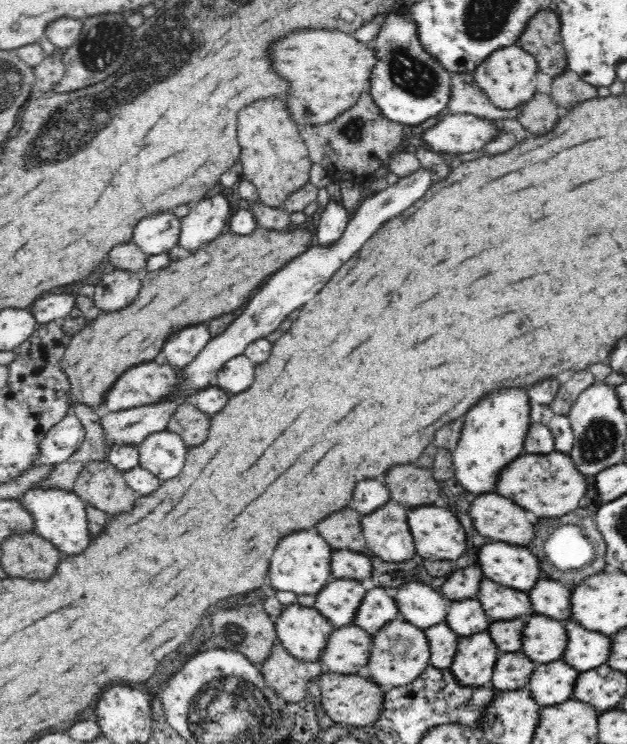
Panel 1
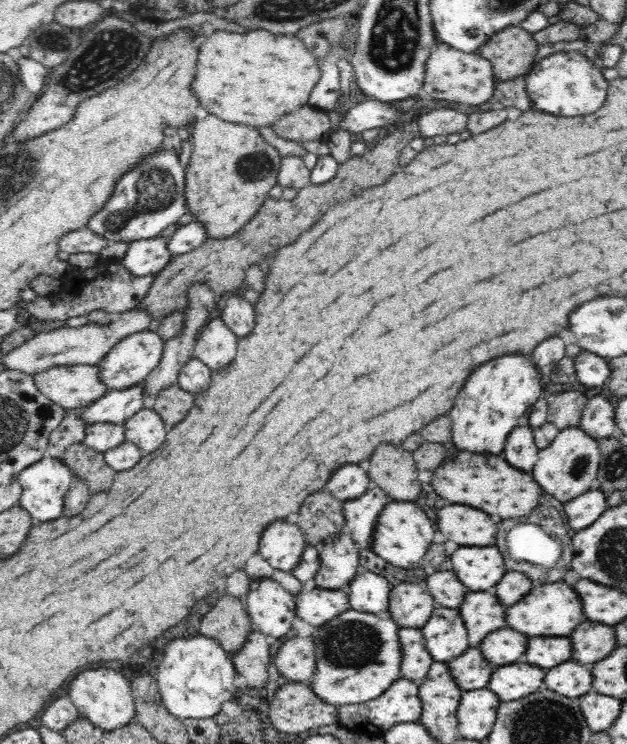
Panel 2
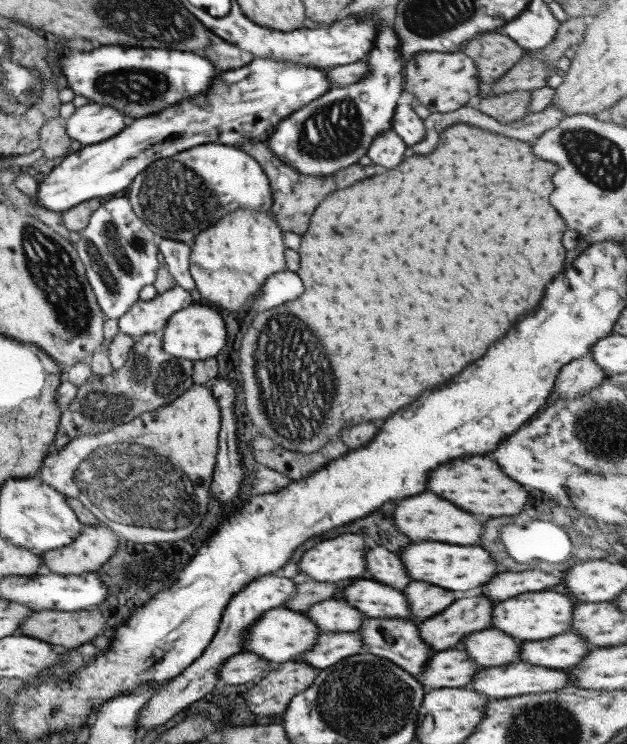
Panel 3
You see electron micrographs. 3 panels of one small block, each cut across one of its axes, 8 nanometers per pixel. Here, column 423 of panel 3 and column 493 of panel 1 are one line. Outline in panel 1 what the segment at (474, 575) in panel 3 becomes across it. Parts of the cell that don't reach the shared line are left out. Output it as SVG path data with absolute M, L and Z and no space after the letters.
M504 542L482 546L478 564L486 578L516 590L530 590L544 576L538 558L528 548Z

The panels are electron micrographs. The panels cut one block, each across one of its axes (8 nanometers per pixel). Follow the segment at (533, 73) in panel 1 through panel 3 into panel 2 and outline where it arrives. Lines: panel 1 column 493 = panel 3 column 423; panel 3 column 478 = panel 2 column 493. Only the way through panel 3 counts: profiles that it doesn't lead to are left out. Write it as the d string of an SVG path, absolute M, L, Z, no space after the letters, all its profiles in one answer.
M440 41L435 47L426 62L424 82L419 90L421 99L434 99L439 102L472 107L477 107L490 100L496 84L490 61L478 53L456 51Z

